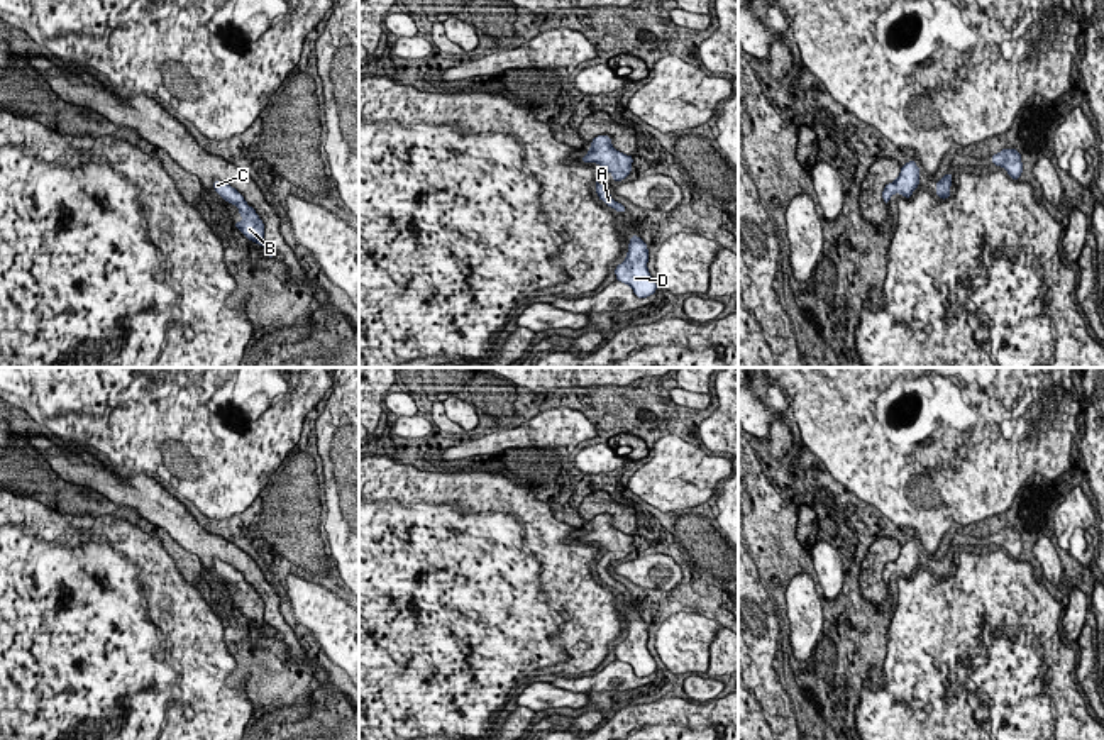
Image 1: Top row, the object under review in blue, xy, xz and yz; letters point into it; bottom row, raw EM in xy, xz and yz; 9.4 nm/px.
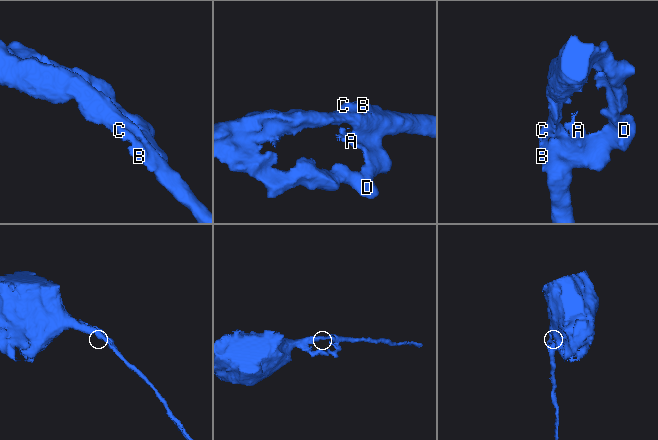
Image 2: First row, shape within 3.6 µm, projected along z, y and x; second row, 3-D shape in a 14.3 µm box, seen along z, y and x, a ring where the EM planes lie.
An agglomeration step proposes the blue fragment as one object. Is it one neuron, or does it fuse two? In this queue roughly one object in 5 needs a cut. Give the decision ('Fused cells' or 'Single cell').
Single cell

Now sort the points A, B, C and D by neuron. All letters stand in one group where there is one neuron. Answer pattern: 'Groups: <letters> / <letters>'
Groups: A B C D

